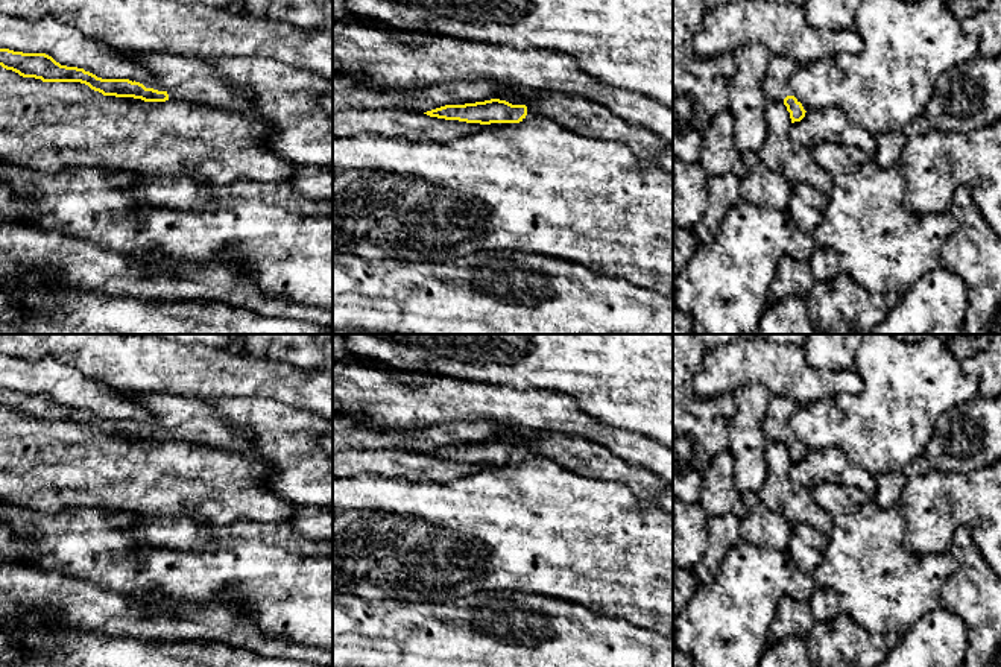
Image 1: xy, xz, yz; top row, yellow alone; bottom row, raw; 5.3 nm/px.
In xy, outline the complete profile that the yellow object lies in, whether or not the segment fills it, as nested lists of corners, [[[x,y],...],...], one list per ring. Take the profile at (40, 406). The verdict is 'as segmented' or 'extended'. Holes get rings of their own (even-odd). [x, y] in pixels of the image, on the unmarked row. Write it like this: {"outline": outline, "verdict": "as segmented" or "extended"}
{"outline": [[[0,389],[0,406],[23,418],[43,422],[81,422],[103,436],[134,438],[144,442],[181,442],[216,450],[249,453],[252,436],[231,427],[204,400],[170,394],[131,395],[152,415],[152,424],[129,419],[102,419],[77,407],[56,403],[46,394],[23,394]]], "verdict": "extended"}

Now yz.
{"outline": [[[773,395],[763,421],[763,433],[767,441],[784,444],[790,453],[791,463],[800,462],[808,450],[794,438],[788,425],[788,421],[797,407],[799,406],[793,400]]], "verdict": "extended"}

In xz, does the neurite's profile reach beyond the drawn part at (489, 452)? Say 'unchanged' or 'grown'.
grown

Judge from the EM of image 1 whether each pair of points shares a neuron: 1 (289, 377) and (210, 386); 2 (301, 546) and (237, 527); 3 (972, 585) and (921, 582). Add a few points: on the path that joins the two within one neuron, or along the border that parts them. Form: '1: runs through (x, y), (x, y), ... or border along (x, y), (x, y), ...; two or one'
1: runs through (269, 377), (230, 377); one
2: runs through (286, 537), (252, 531); one
3: border along (950, 552), (957, 569), (944, 582), (939, 605); two

